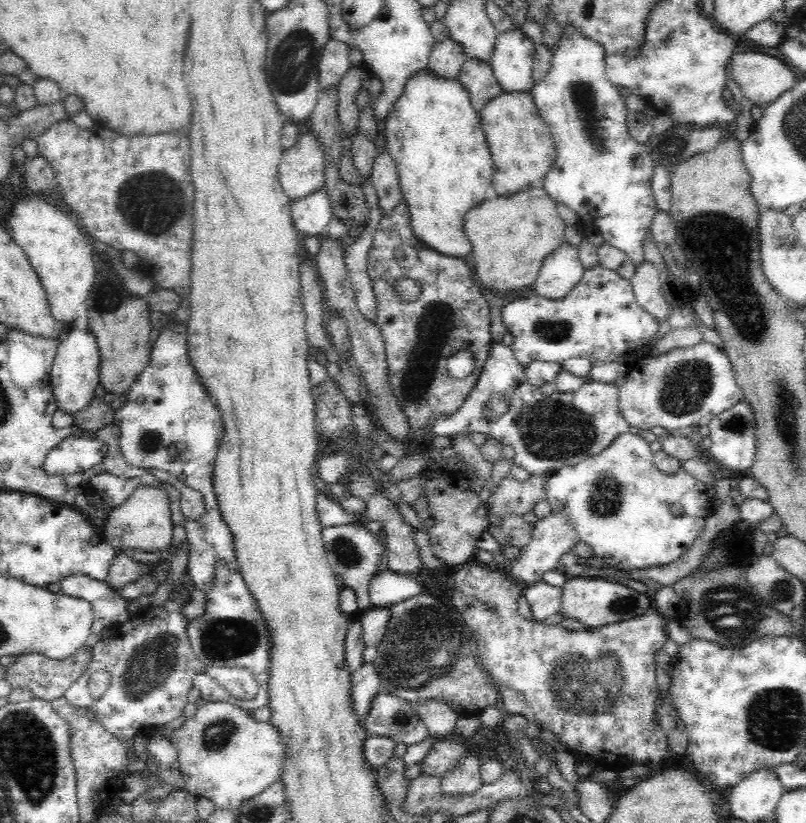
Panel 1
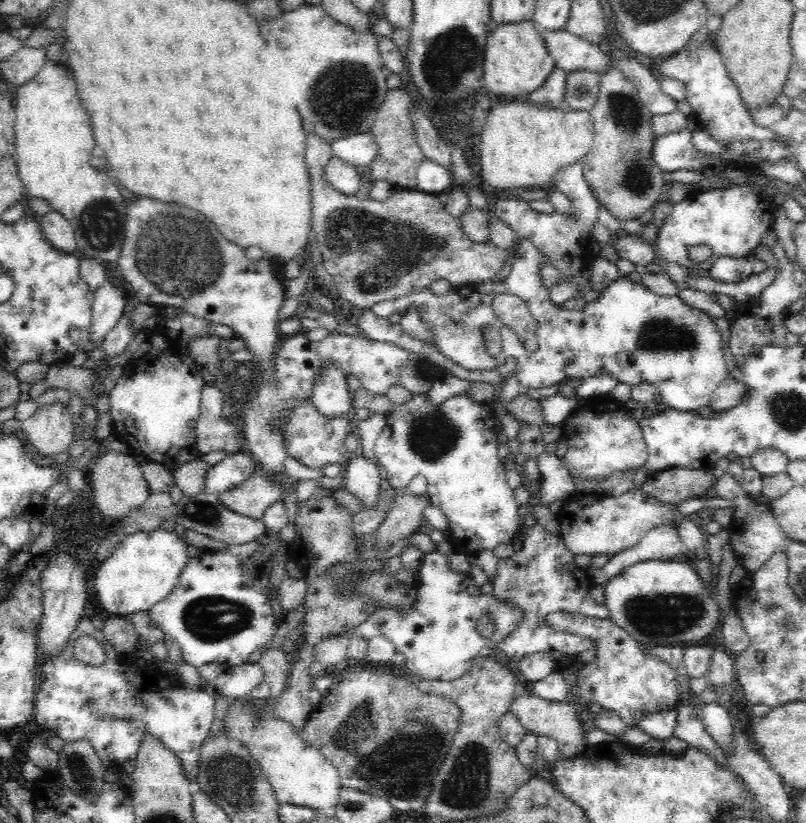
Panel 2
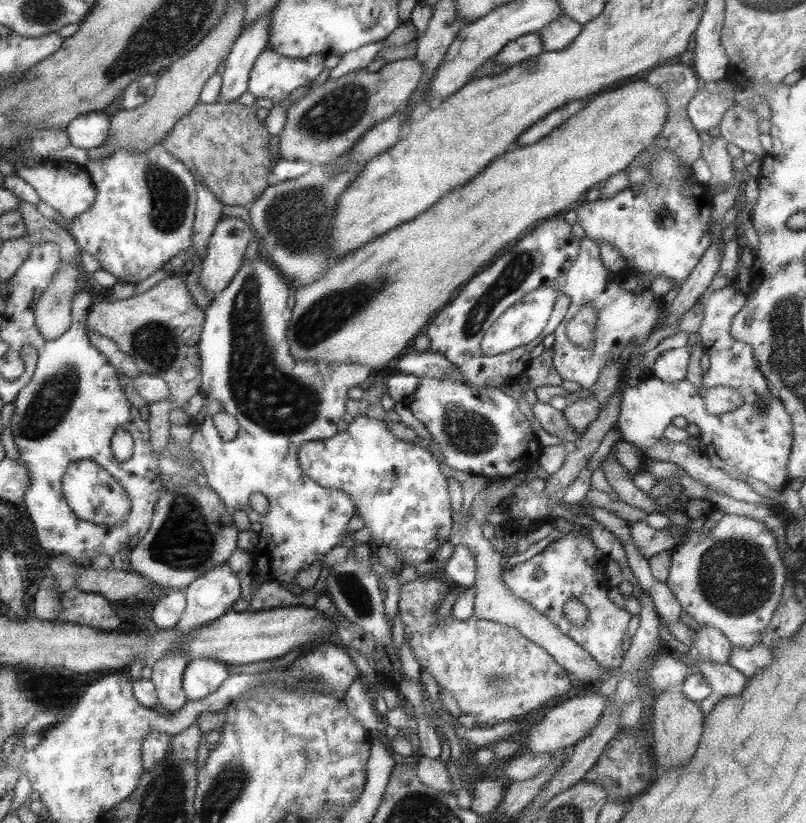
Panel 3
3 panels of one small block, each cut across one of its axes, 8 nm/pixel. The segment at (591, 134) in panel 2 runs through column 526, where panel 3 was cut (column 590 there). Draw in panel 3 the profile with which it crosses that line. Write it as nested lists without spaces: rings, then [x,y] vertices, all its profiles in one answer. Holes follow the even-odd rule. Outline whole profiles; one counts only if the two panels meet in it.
[[[631,80],[629,84],[617,88],[617,90],[611,90],[611,92],[601,92],[597,96],[591,98],[591,102],[579,110],[573,118],[565,120],[557,130],[553,130],[549,136],[541,138],[539,142],[535,144],[527,144],[527,146],[521,146],[521,148],[515,148],[515,150],[509,150],[507,154],[503,154],[501,158],[495,158],[483,172],[479,172],[477,176],[473,176],[467,184],[455,188],[453,192],[449,192],[447,196],[441,196],[431,208],[427,208],[425,212],[421,212],[419,216],[415,216],[415,220],[409,220],[407,224],[401,224],[399,228],[393,228],[391,232],[385,232],[383,236],[375,238],[375,240],[369,240],[365,246],[361,246],[359,250],[343,256],[341,260],[333,262],[315,282],[299,288],[293,296],[295,296],[295,306],[291,310],[291,320],[287,324],[287,338],[285,338],[285,346],[289,350],[289,356],[297,362],[297,364],[325,364],[327,368],[337,368],[341,364],[359,364],[359,366],[365,366],[365,368],[371,368],[371,370],[379,370],[383,366],[387,366],[387,362],[391,362],[395,356],[399,356],[399,352],[407,346],[409,340],[413,340],[417,336],[417,332],[421,332],[427,324],[427,320],[431,318],[431,314],[435,314],[437,310],[441,310],[451,296],[455,296],[455,292],[467,284],[473,274],[483,266],[485,260],[491,260],[495,256],[497,250],[501,248],[509,248],[511,244],[515,244],[517,240],[521,240],[525,236],[525,230],[535,226],[539,220],[545,220],[545,218],[551,218],[553,214],[557,212],[565,212],[569,206],[573,204],[579,204],[583,202],[583,196],[593,188],[593,186],[599,186],[603,184],[605,180],[609,180],[611,176],[615,176],[617,172],[629,168],[639,156],[641,152],[647,152],[651,150],[655,138],[659,136],[663,124],[665,124],[665,118],[667,118],[667,108],[665,108],[665,102],[663,102],[663,94],[657,90],[657,88],[651,88],[645,80]]]

